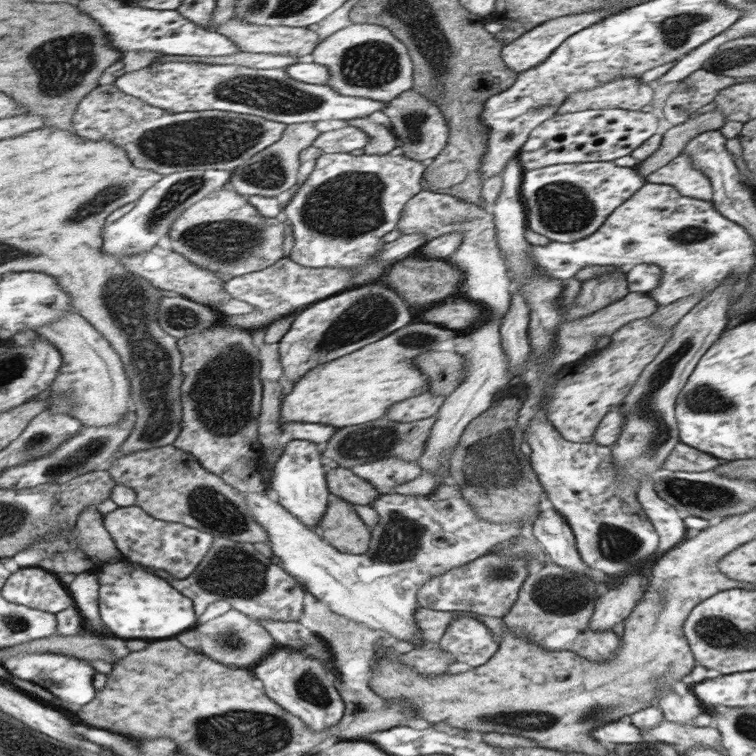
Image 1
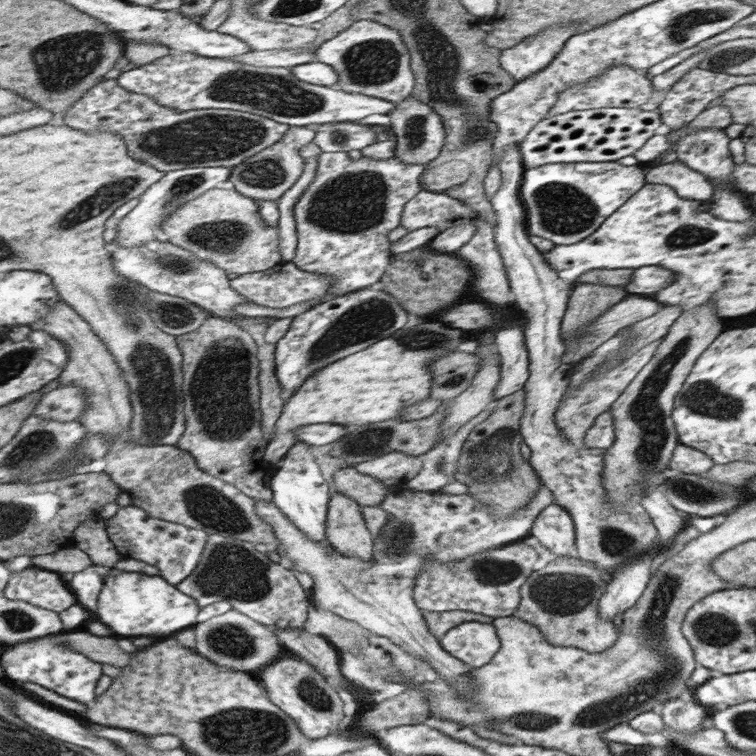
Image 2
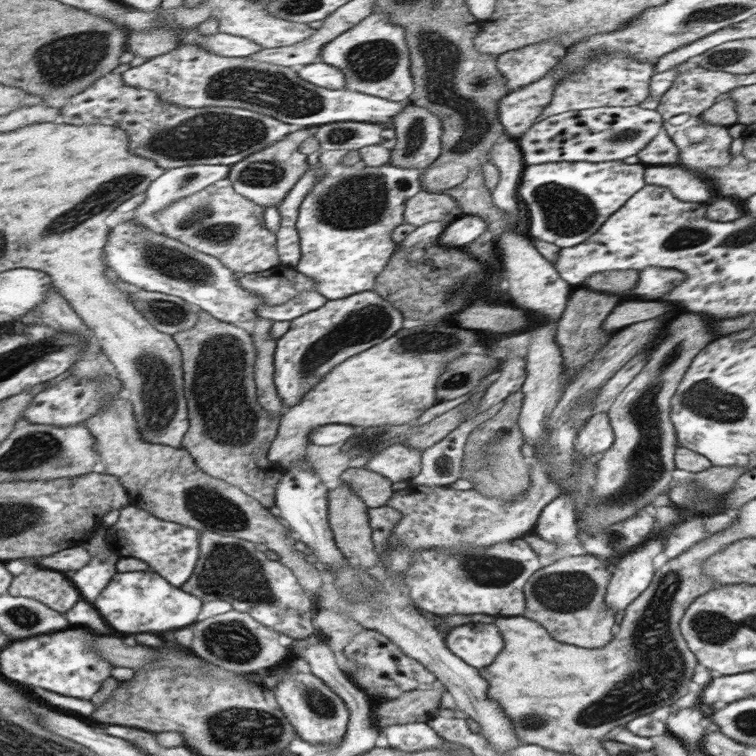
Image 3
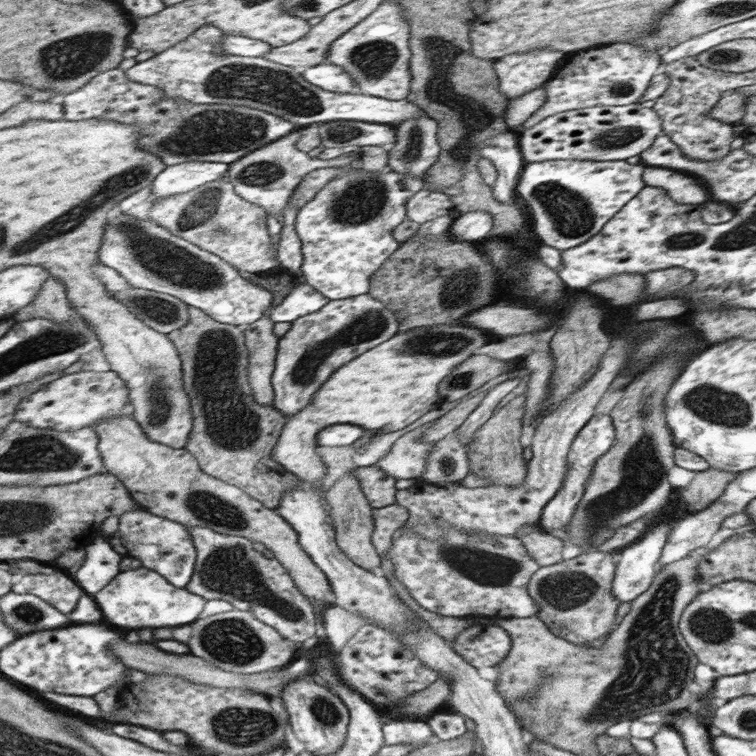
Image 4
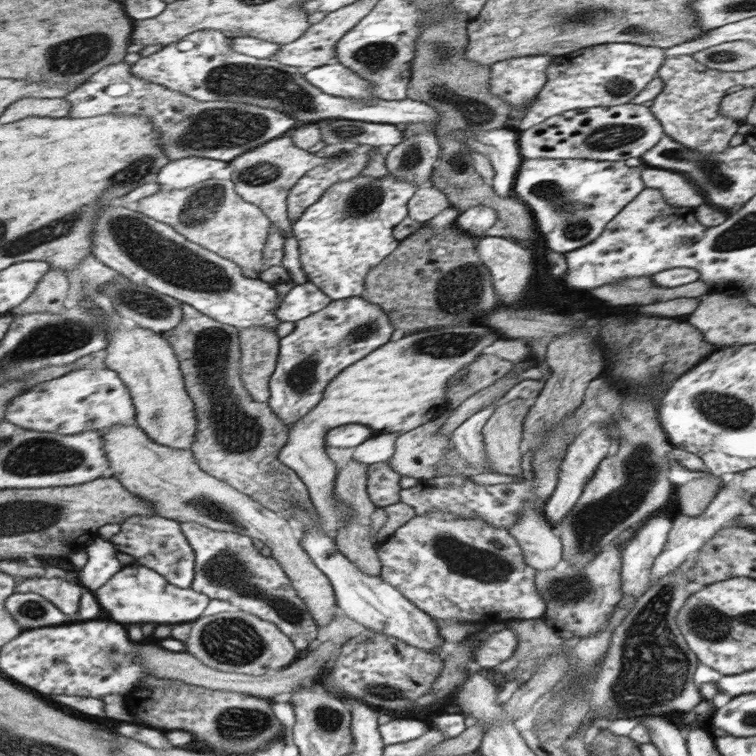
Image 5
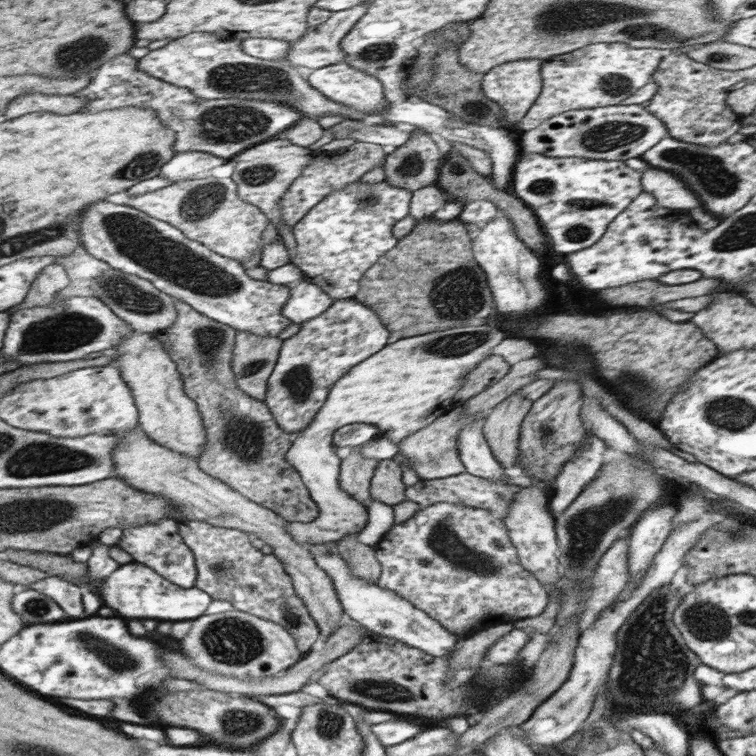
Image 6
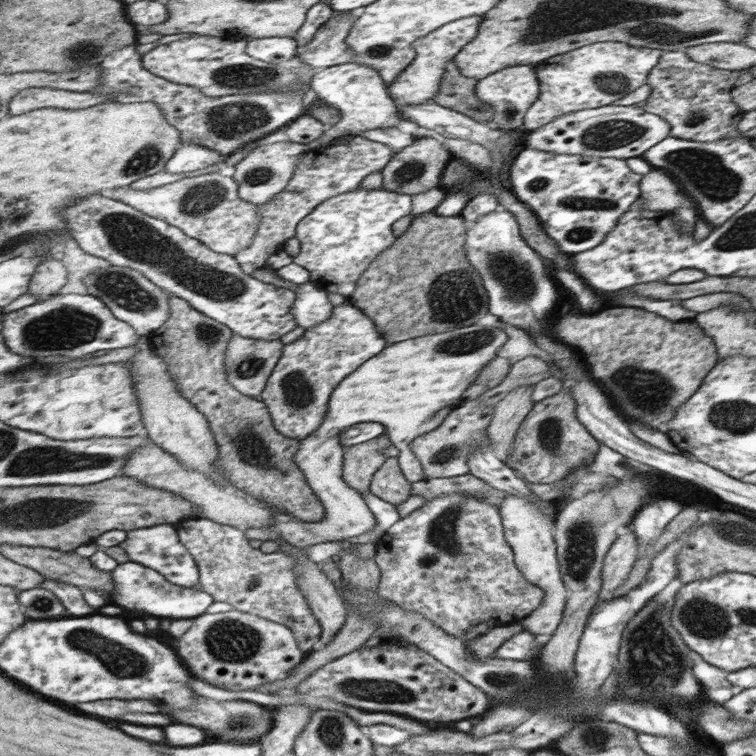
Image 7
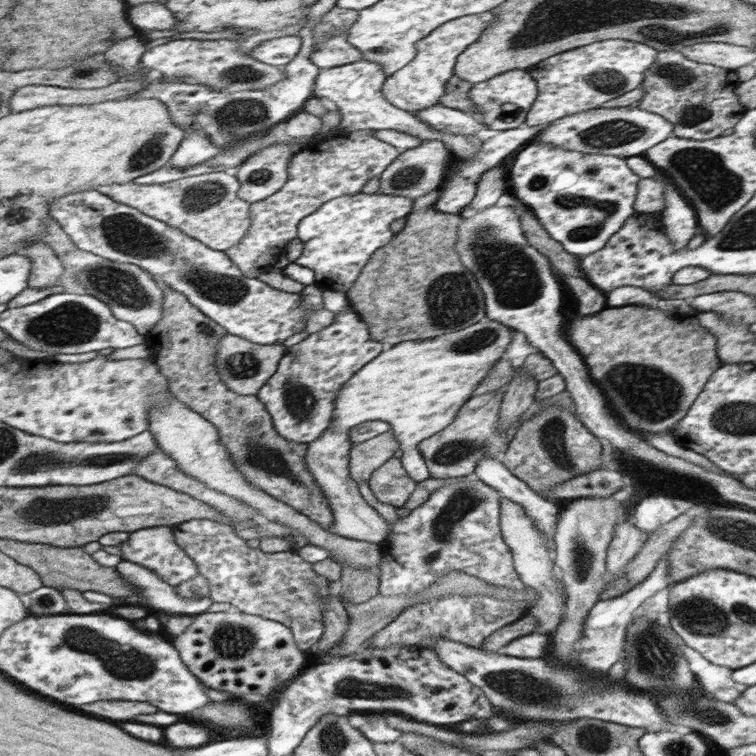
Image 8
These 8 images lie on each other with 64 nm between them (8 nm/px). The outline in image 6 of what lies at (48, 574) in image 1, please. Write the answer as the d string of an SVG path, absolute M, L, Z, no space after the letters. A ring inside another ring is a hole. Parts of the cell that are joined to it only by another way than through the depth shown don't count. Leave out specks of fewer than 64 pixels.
M51 576L33 584L32 586L17 585L18 592L24 592L26 589L36 589L48 593L70 616L78 618L78 616L86 616L87 610L84 606L84 596L82 596L82 588L76 586L68 580L62 580L59 576Z

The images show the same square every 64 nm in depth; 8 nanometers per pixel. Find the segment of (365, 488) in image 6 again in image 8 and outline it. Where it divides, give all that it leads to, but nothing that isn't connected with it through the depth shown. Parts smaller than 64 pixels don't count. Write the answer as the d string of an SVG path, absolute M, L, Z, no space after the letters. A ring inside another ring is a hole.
M392 429L370 440L354 444L349 452L349 467L353 479L357 484L361 480L370 480L373 472L392 459L400 446Z

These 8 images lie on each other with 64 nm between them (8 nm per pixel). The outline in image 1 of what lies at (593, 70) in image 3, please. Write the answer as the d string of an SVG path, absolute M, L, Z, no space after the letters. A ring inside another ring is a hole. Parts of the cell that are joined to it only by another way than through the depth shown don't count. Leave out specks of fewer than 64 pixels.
M628 76L612 79L589 91L578 91L561 104L557 114L587 111L590 109L638 110L652 100L653 89L639 77Z

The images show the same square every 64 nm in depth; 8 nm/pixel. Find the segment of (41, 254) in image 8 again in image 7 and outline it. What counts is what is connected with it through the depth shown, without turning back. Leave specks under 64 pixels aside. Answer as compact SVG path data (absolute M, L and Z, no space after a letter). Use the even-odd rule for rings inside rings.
M50 257L44 260L44 264L38 267L38 274L34 276L30 293L39 298L39 302L50 300L53 296L59 295L62 288L67 287L68 270L62 260Z

